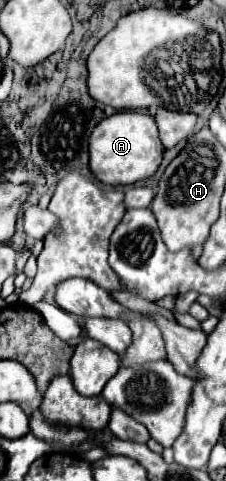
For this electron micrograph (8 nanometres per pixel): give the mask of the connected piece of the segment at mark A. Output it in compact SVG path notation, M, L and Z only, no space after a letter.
M118 111L100 121L90 135L90 169L106 185L132 185L152 177L162 161L162 153L164 145L160 145L156 121L148 113Z

